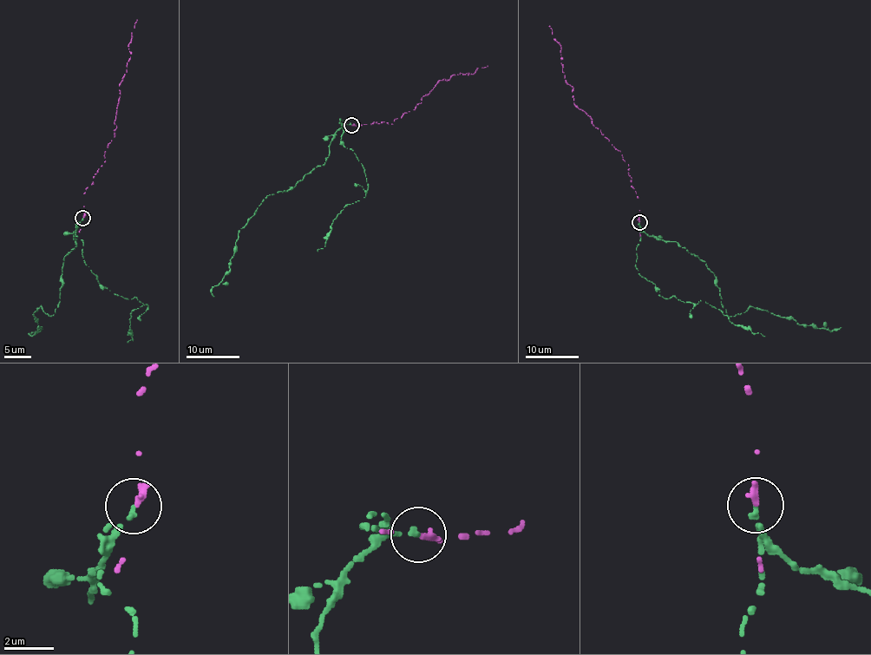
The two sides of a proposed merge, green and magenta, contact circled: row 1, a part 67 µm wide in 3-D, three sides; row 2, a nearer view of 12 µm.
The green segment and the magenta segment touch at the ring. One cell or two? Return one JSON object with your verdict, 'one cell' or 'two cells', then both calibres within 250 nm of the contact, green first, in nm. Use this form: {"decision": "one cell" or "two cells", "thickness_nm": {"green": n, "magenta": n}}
{"decision": "two cells", "thickness_nm": {"green": 190, "magenta": 280}}

